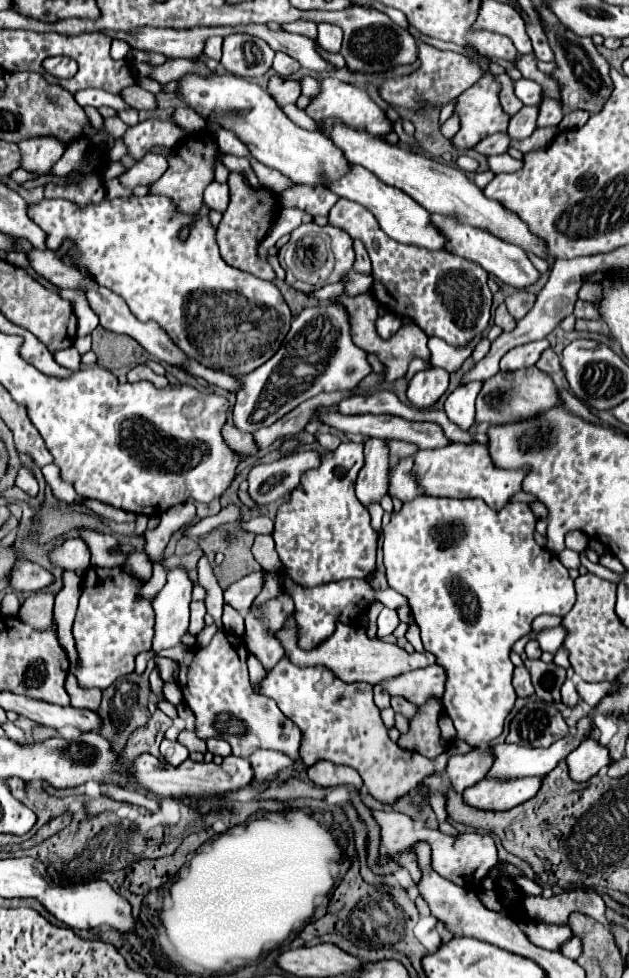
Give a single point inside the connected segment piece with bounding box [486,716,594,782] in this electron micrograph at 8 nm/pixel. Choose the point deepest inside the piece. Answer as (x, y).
(510, 760)

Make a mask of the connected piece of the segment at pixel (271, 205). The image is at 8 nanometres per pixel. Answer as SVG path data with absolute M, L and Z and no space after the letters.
M230 172L228 186L230 186L230 204L228 210L222 214L222 222L216 232L220 254L224 262L234 268L250 272L262 280L274 280L274 270L266 260L260 260L256 256L256 246L266 236L270 224L274 222L274 212L278 208L278 202L268 190L256 190L246 186L242 182L242 176L238 176L238 172Z

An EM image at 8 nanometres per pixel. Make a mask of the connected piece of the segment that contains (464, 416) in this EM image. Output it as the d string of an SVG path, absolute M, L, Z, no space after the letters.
M468 382L466 386L458 386L454 392L450 392L444 402L444 412L462 430L468 430L474 424L474 400L480 388L482 382Z

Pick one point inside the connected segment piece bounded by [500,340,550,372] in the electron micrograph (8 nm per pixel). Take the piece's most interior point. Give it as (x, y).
(526, 355)

